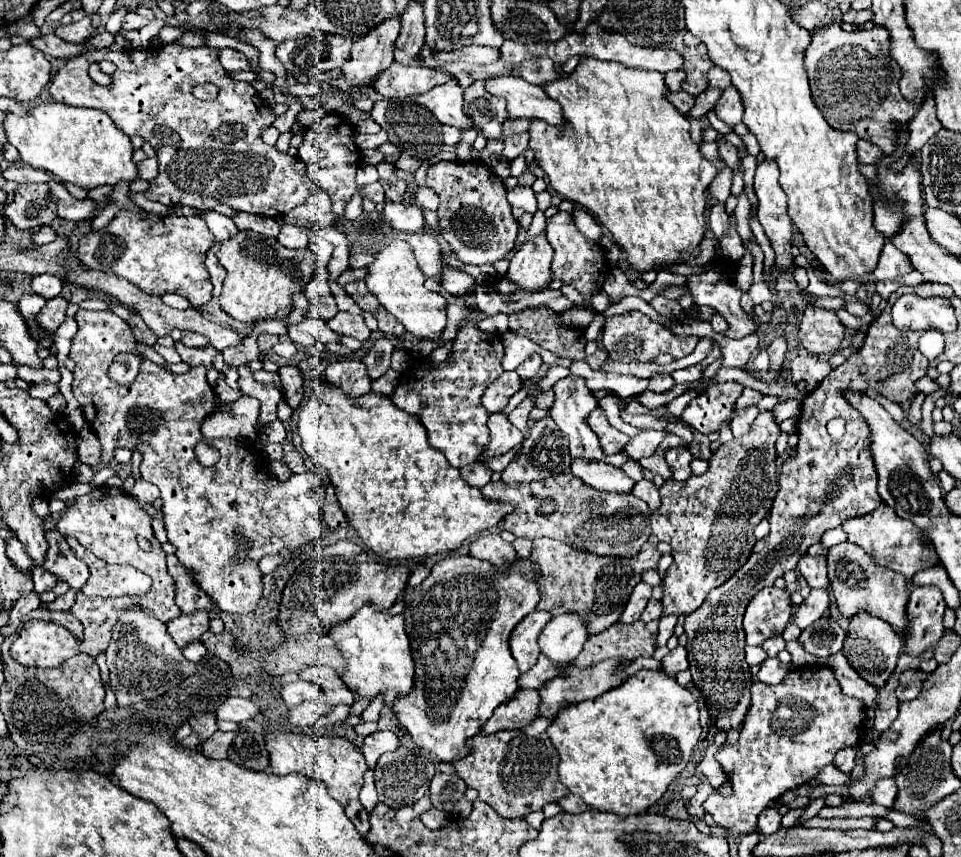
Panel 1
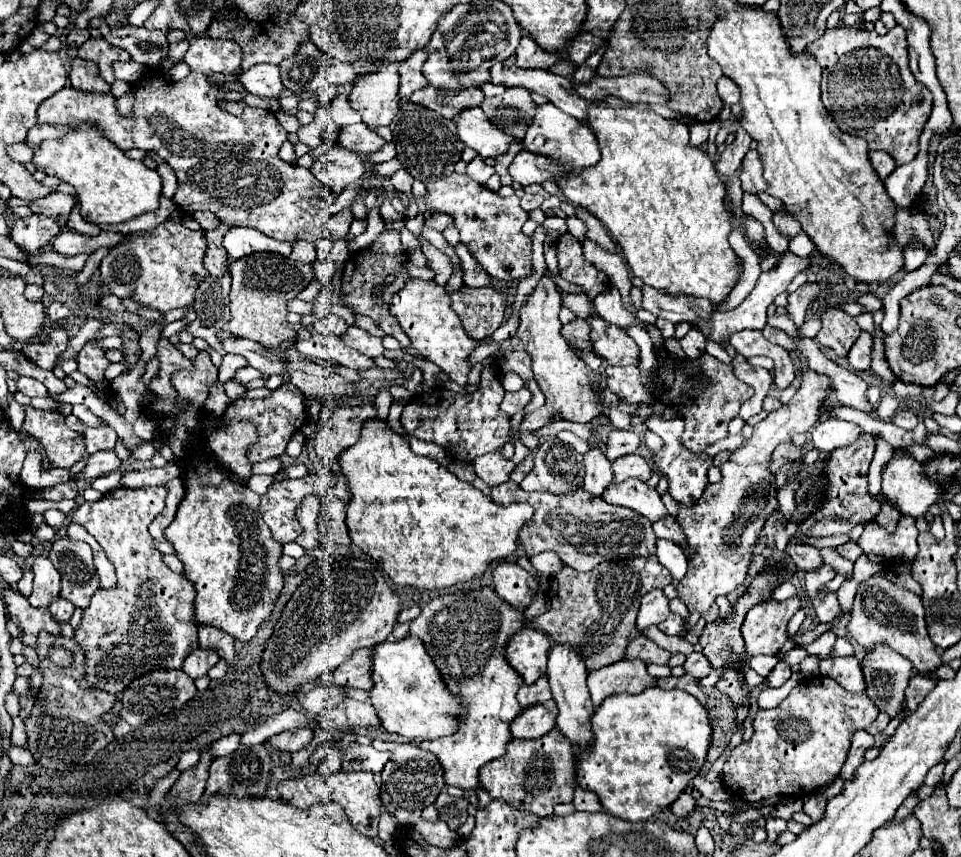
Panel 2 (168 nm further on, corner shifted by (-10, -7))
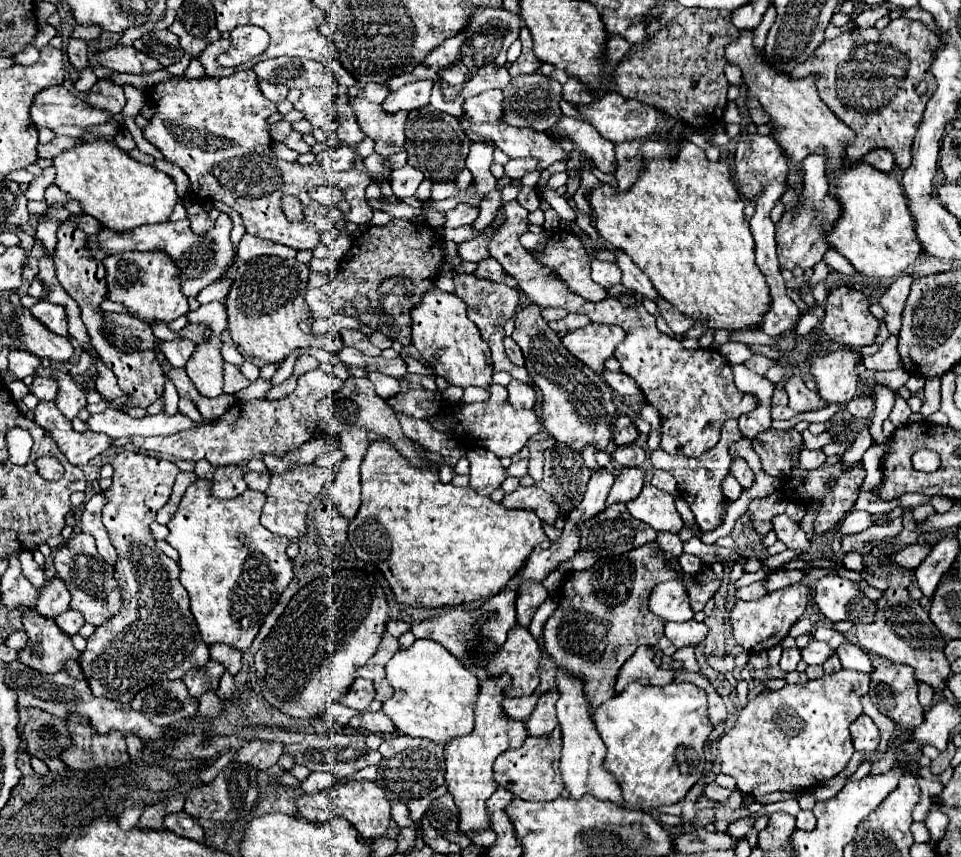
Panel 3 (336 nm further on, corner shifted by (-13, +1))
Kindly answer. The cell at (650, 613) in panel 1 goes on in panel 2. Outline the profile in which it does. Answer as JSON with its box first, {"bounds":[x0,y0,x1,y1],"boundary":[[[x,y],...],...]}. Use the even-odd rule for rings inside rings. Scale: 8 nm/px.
{"bounds":[659,613,683,635],"boundary":[[[671,613],[663,623],[659,623],[659,629],[661,629],[663,633],[667,633],[667,635],[679,635],[681,629],[683,629],[683,619],[681,619],[681,615]]]}

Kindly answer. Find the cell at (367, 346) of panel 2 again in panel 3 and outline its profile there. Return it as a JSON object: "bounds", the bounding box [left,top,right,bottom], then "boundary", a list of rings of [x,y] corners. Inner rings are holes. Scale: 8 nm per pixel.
{"bounds":[340,329,380,357],"boundary":[[[342,329],[340,333],[342,333],[344,345],[354,347],[354,349],[358,349],[360,353],[366,353],[366,355],[370,355],[370,357],[378,357],[378,355],[380,355],[380,349],[374,347],[364,333],[360,333],[360,331],[350,331],[350,329]]]}

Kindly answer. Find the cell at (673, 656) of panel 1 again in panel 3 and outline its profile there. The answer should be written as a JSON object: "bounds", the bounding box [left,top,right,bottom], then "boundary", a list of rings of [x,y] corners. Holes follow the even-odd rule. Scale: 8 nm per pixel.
{"bounds":[708,655,736,673],"boundary":[[[728,655],[728,657],[710,657],[708,663],[710,663],[712,669],[716,669],[716,671],[720,671],[720,673],[732,671],[732,669],[736,667],[736,661],[734,661],[732,655]]]}

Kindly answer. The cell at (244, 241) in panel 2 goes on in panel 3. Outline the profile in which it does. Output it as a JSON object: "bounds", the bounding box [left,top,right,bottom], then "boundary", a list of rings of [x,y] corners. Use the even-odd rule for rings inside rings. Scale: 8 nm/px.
{"bounds":[238,235,296,261],"boundary":[[[244,235],[242,241],[238,243],[238,257],[242,261],[250,261],[250,259],[262,257],[262,255],[294,259],[296,257],[296,249],[288,249],[286,245],[280,245],[280,243],[274,243],[274,241],[258,239],[254,235]]]}

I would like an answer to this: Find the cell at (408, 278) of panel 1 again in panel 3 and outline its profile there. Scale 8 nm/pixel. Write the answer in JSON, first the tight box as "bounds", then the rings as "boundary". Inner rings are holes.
{"bounds":[412,287,492,387],"boundary":[[[438,287],[426,293],[412,309],[412,343],[428,361],[438,377],[444,377],[456,387],[482,387],[492,385],[492,357],[490,347],[478,333],[478,327],[466,317],[466,305],[456,295],[444,293]]]}

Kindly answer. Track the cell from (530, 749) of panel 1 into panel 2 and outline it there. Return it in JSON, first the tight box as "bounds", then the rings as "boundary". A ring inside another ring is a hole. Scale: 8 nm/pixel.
{"bounds":[479,729,575,817],"boundary":[[[551,729],[547,735],[539,739],[511,739],[507,743],[507,753],[499,759],[485,763],[479,769],[481,787],[493,797],[503,799],[517,809],[535,813],[537,817],[547,817],[553,813],[557,803],[573,801],[573,783],[575,783],[575,749],[571,741],[559,733],[559,729]]]}

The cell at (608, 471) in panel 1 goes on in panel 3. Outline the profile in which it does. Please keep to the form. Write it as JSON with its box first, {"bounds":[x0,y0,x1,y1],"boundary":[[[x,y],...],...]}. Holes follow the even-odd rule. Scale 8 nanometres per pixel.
{"bounds":[626,485,684,533],"boundary":[[[646,485],[638,495],[638,499],[630,501],[626,507],[630,509],[630,515],[634,519],[644,521],[654,531],[680,533],[680,529],[684,527],[684,521],[676,511],[674,497],[652,485]]]}

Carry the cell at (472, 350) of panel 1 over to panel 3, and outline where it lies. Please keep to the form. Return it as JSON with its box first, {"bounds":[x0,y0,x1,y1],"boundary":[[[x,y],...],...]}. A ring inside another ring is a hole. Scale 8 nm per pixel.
{"bounds":[442,385,544,457],"boundary":[[[492,385],[490,387],[490,397],[484,403],[472,403],[472,405],[454,405],[442,411],[444,421],[448,423],[450,431],[456,435],[460,445],[464,447],[482,447],[492,451],[496,457],[512,457],[522,451],[526,441],[544,431],[542,419],[534,409],[514,409],[506,401],[506,387],[502,385]]]}

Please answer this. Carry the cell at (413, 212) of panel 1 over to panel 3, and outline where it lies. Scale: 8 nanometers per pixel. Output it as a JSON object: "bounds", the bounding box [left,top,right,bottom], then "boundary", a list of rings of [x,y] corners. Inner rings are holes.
{"bounds":[446,203,478,227],"boundary":[[[460,203],[454,211],[446,213],[446,227],[460,227],[460,225],[472,225],[478,219],[478,209],[466,203]]]}

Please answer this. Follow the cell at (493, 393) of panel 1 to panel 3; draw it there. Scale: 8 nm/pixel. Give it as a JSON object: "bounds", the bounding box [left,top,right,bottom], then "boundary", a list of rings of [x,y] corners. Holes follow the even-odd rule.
{"bounds":[506,379,536,409],"boundary":[[[512,379],[506,389],[508,389],[508,401],[512,407],[518,407],[518,409],[522,409],[522,407],[534,409],[536,407],[536,387]]]}

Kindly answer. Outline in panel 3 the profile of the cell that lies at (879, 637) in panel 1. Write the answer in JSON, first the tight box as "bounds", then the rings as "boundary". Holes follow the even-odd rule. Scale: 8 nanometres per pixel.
{"bounds":[868,661,924,729],"boundary":[[[888,661],[886,667],[874,669],[868,695],[878,711],[902,729],[914,729],[924,721],[924,709],[918,703],[918,681],[910,667]]]}

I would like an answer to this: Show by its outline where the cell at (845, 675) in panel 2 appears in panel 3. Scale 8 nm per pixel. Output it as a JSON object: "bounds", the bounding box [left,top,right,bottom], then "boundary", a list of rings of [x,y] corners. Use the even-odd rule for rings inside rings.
{"bounds":[836,643,874,673],"boundary":[[[842,643],[836,649],[836,653],[838,653],[838,659],[840,659],[842,667],[846,667],[846,669],[854,669],[854,671],[862,671],[862,673],[872,673],[874,671],[868,653],[858,645]]]}

